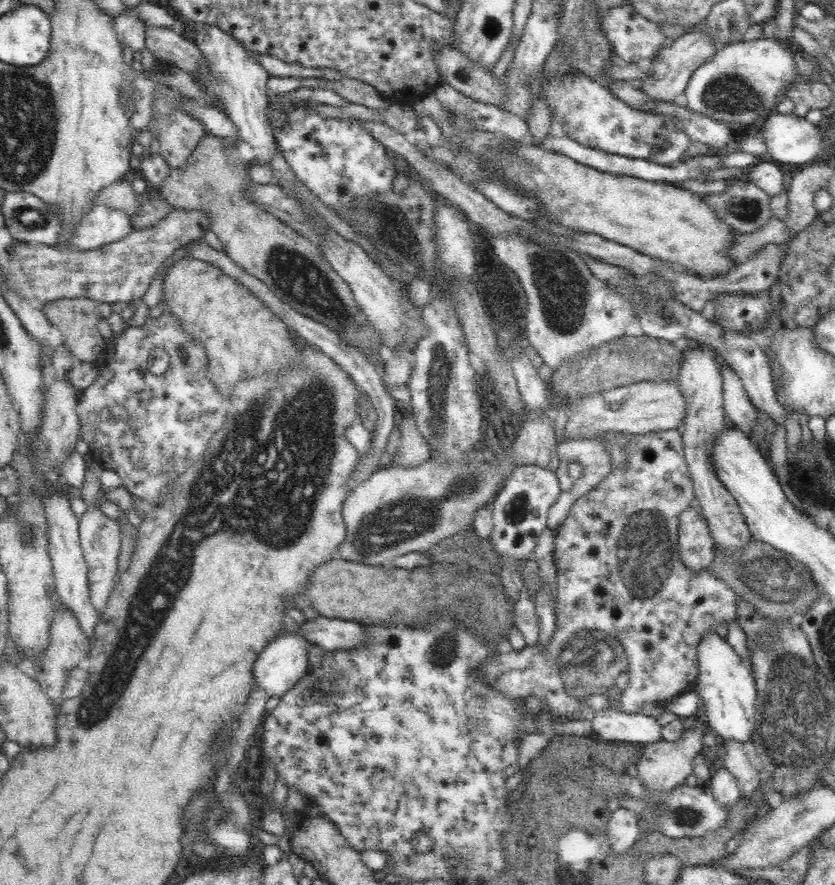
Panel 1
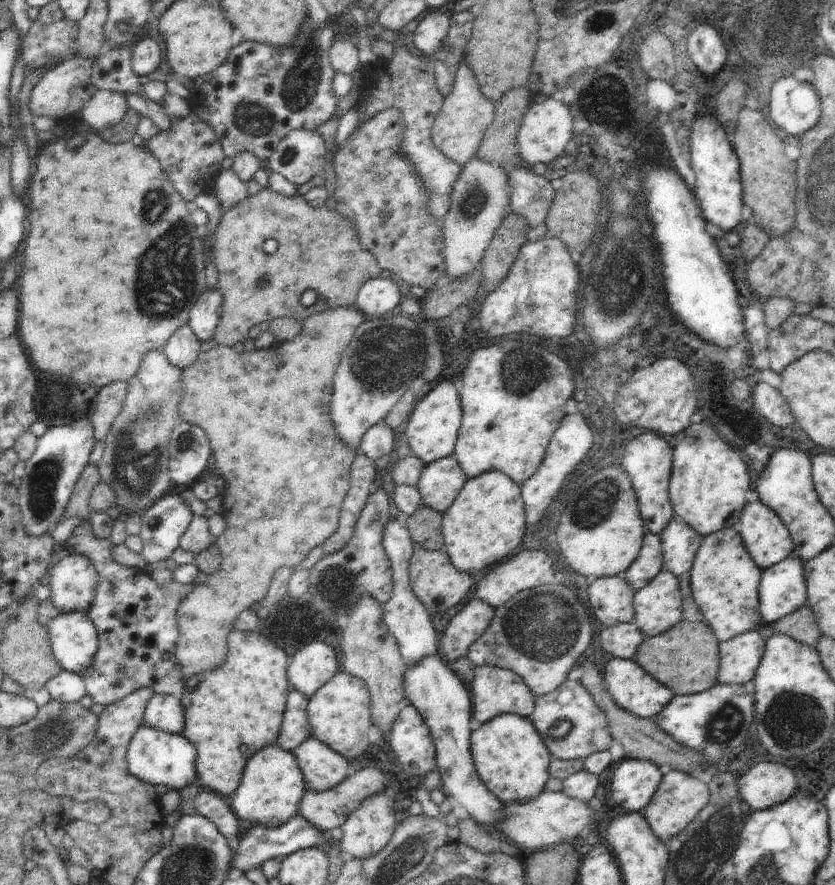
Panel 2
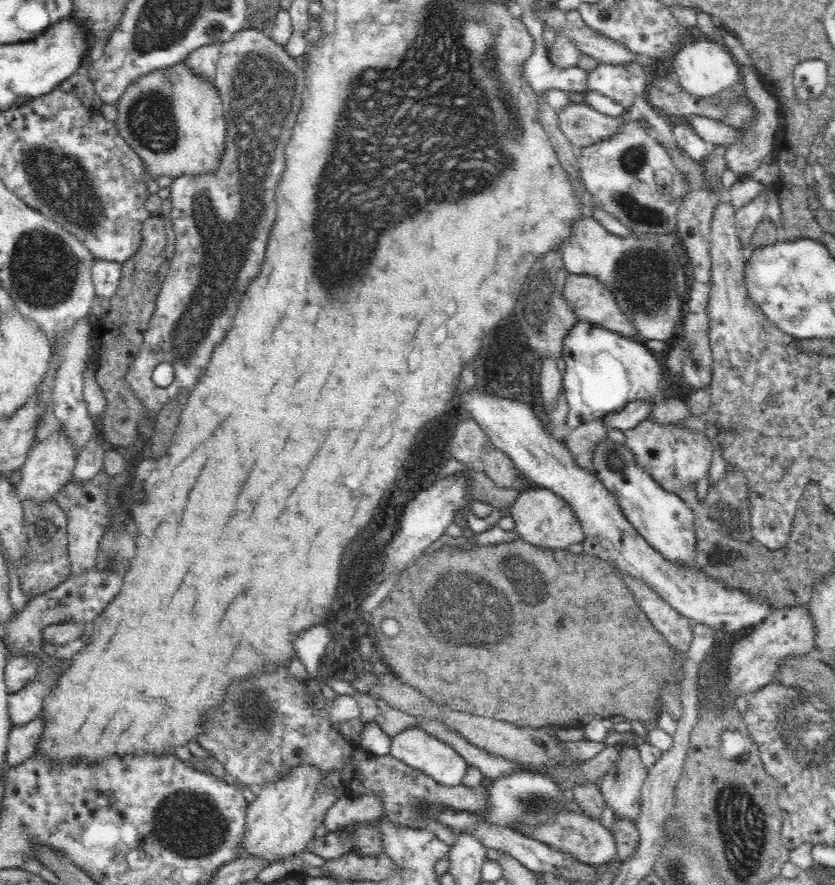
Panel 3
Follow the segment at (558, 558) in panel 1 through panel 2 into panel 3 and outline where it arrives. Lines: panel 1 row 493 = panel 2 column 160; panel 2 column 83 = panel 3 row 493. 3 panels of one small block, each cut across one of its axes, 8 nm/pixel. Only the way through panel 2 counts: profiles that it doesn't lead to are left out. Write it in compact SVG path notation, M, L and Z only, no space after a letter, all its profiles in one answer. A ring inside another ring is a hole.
M650 418L644 419L624 433L625 445L634 453L637 464L668 492L679 496L682 489L695 487L696 482L709 474L714 442L710 441L705 433L682 427L678 422L663 424L654 422ZM532 486L519 493L516 502L511 507L509 518L515 523L514 529L519 532L520 538L539 547L567 549L571 544L583 542L581 524L572 517L570 504L550 489Z

